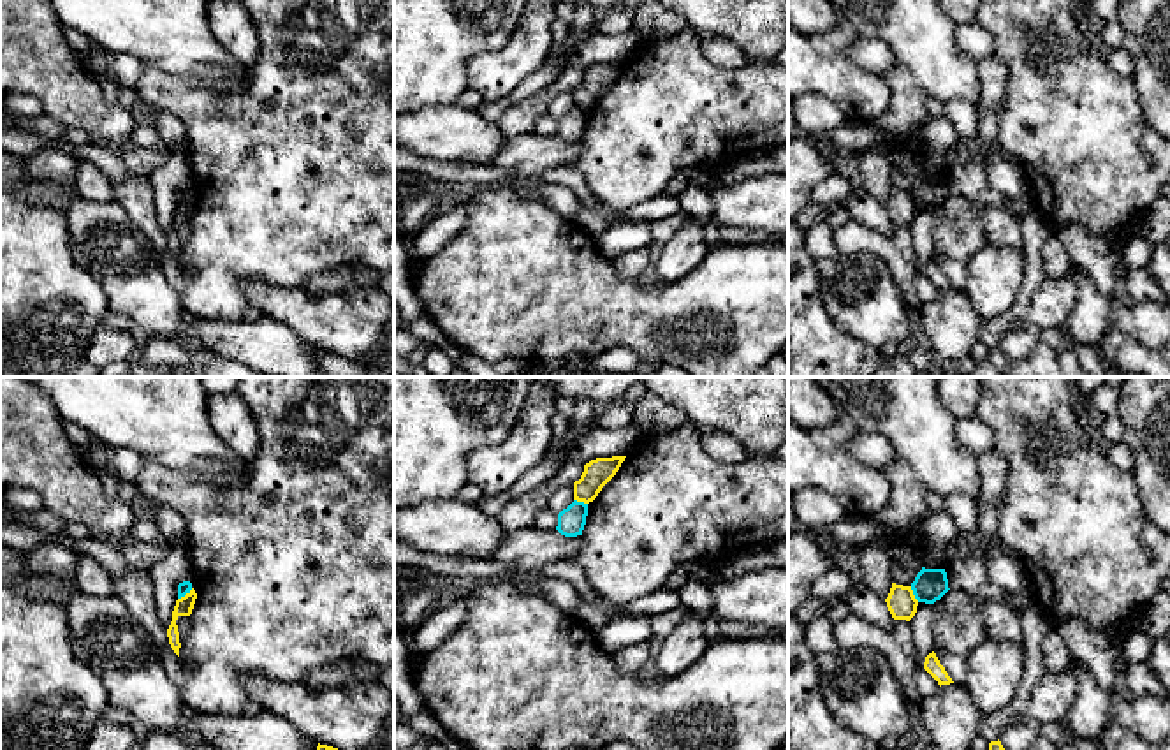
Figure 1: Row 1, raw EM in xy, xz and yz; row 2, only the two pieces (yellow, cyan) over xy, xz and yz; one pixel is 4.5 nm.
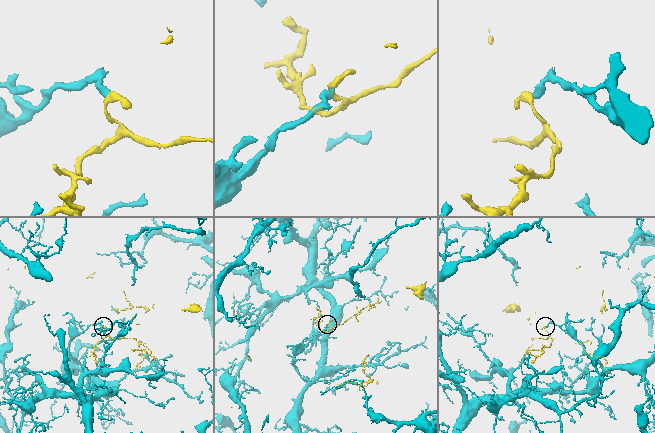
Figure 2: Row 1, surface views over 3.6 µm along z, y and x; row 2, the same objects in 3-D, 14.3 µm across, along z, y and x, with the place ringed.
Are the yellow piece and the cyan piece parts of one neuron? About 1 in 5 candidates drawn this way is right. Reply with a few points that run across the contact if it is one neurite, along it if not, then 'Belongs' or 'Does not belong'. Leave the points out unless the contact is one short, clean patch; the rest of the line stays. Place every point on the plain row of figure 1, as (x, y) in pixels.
Line: xy (192, 194), (178, 205). Does not belong

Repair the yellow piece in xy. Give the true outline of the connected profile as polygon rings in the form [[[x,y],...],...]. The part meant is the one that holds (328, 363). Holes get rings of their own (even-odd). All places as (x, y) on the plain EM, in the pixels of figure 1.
[[[320,349],[317,352],[317,368],[322,377],[380,377],[369,366],[352,363],[347,357]]]

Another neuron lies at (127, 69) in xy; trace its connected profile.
[[[116,53],[111,62],[111,70],[116,76],[116,81],[123,85],[125,88],[135,88],[141,74],[148,67],[150,65],[146,62],[143,62],[141,58],[135,58],[134,55],[127,55],[127,53]]]

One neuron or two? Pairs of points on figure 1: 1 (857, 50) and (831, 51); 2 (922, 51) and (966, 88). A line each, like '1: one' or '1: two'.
1: two
2: one

